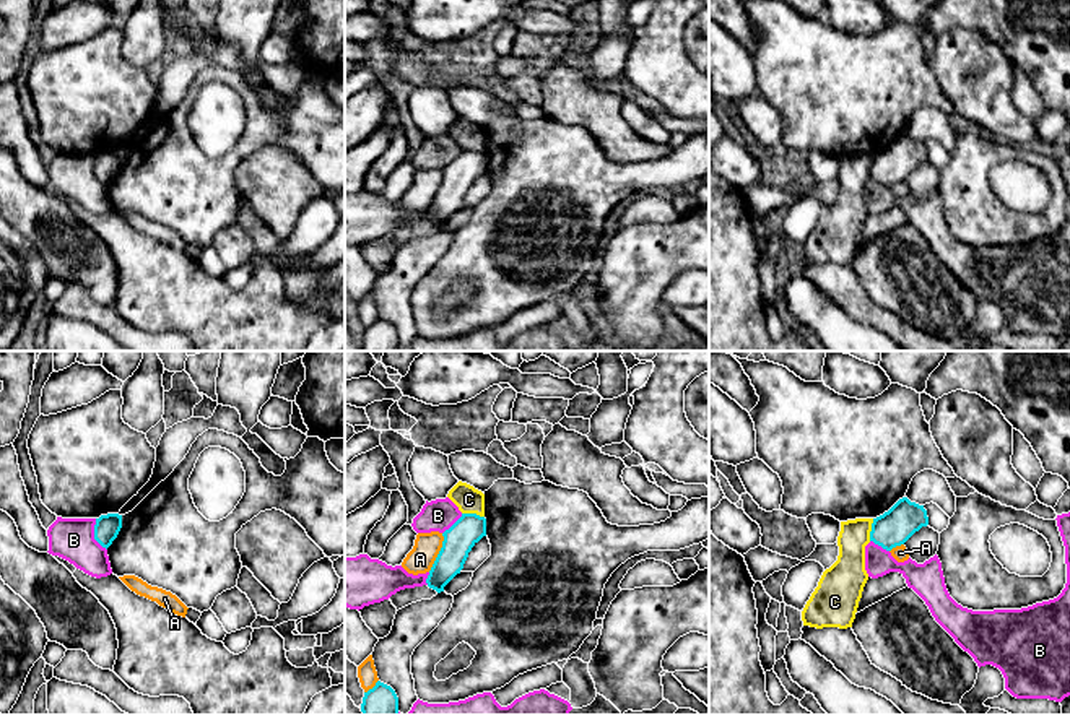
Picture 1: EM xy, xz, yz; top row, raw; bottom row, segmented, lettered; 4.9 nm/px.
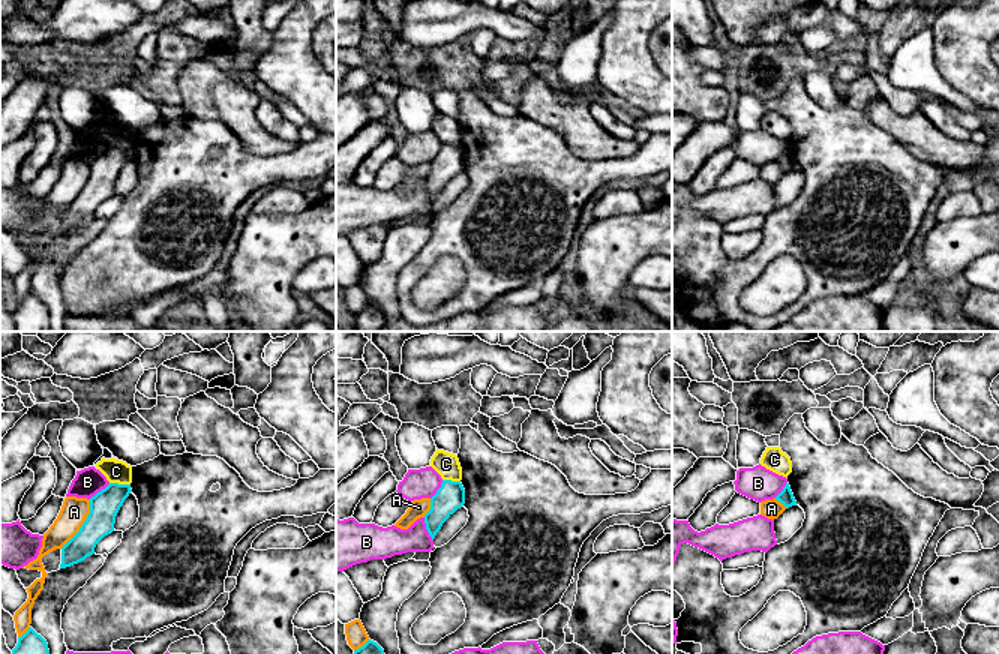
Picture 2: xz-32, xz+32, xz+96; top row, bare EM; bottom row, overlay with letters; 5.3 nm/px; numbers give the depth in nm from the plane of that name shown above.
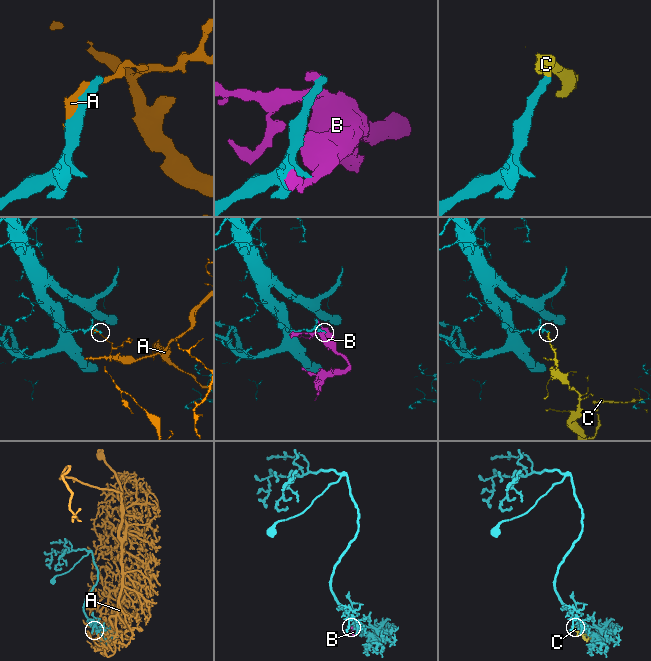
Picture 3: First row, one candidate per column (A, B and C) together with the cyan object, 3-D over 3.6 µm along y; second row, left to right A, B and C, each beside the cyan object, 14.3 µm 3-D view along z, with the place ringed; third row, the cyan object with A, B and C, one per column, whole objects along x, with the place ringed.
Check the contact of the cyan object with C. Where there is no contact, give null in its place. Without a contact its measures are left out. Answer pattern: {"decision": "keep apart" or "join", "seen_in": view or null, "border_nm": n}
{"decision": "keep apart", "seen_in": "xz", "border_nm": 110}

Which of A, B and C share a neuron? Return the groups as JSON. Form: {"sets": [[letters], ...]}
{"sets": [["A"], ["B"], ["C"]]}

